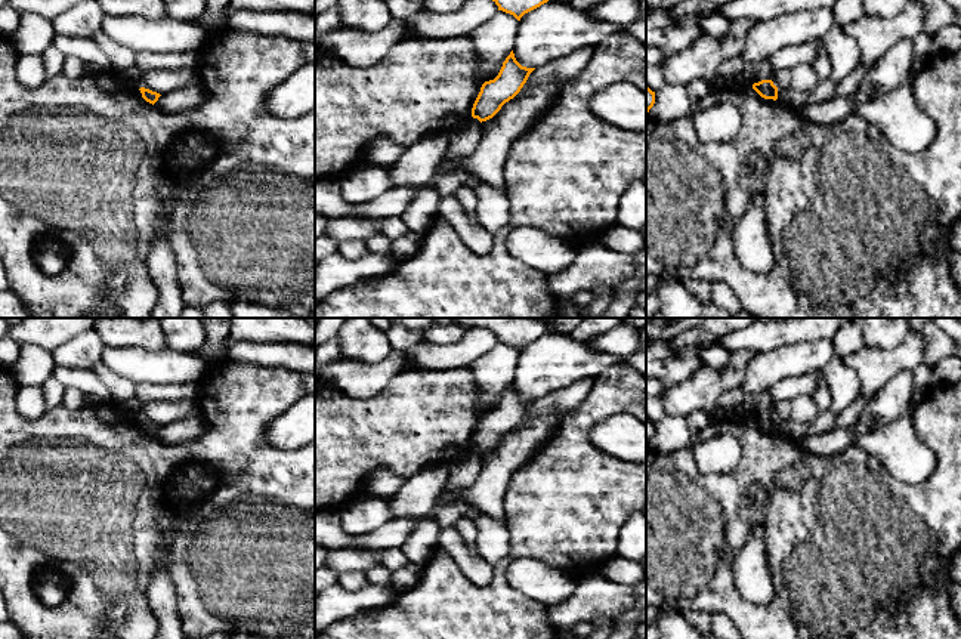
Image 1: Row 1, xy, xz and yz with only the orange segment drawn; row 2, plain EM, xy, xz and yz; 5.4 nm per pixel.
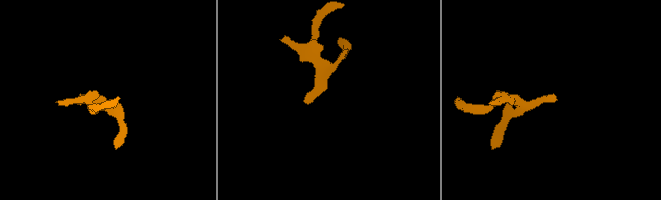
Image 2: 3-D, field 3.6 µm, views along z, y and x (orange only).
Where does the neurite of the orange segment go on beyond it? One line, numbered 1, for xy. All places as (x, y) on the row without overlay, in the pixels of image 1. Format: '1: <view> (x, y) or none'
1: none

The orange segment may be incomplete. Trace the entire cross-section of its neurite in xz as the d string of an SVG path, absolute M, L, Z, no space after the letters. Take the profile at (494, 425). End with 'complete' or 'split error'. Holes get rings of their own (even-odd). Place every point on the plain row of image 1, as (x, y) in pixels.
M512 382L498 407L482 416L472 439L472 448L480 454L492 450L506 433L520 423L534 401L522 398Z | complete

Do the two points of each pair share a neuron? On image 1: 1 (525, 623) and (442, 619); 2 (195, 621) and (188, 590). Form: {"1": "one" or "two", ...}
{"1": "one", "2": "one"}

